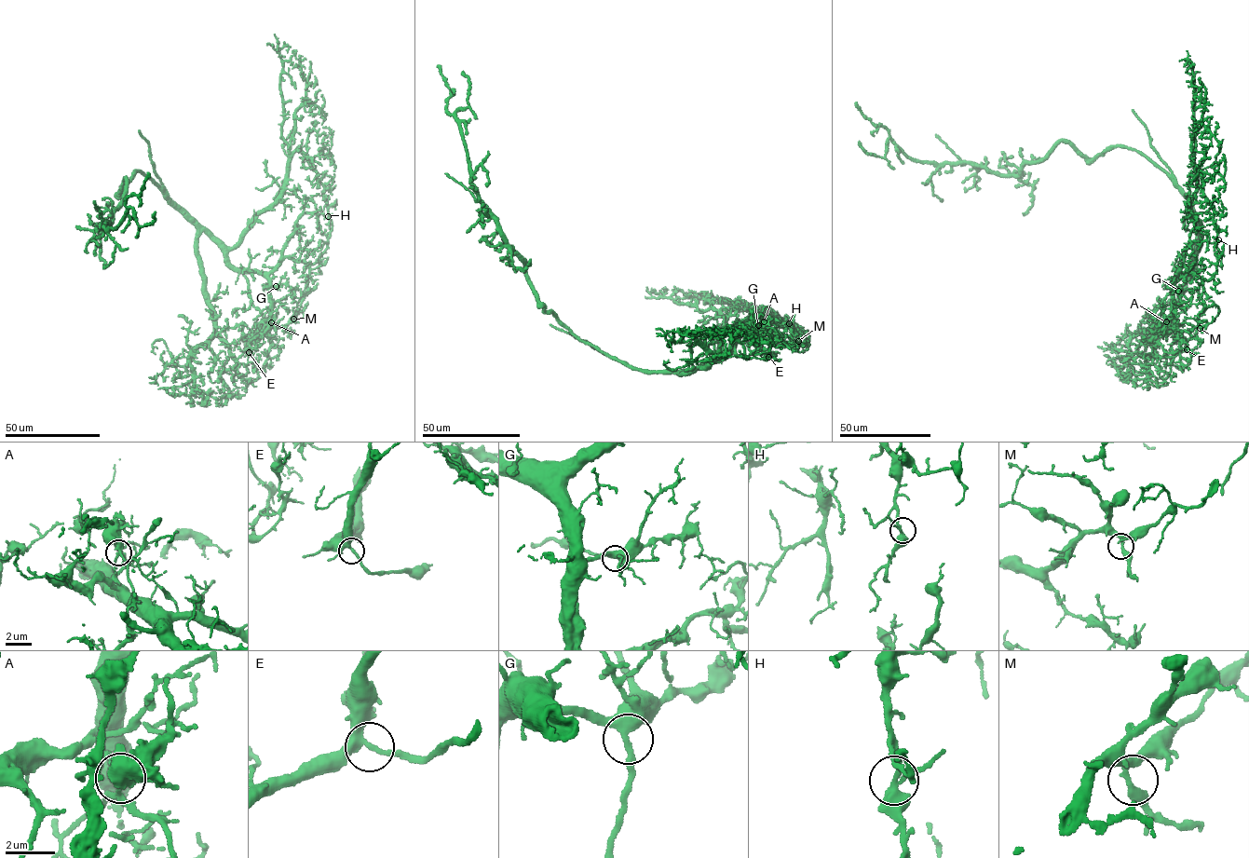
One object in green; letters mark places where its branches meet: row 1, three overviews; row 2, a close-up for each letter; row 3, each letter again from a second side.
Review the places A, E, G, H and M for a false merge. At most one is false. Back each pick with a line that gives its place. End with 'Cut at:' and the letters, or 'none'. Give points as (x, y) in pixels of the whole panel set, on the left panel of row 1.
A: (271, 322)
Cut at: A

